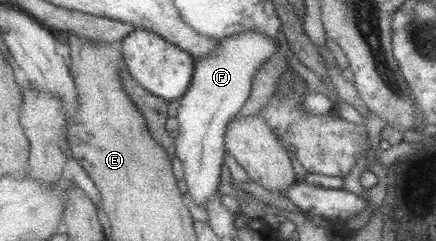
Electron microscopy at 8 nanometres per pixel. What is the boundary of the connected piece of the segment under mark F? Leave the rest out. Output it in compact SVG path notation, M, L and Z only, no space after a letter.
M244 31L225 36L209 55L194 60L192 80L180 97L180 106L175 117L180 131L174 138L174 148L184 171L182 180L185 182L186 194L198 207L205 207L211 197L218 195L220 167L225 155L223 136L226 125L239 113L249 97L251 78L276 50L276 42L265 37L264 33Z

